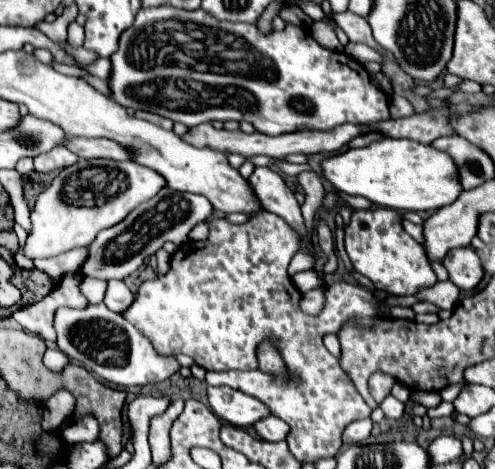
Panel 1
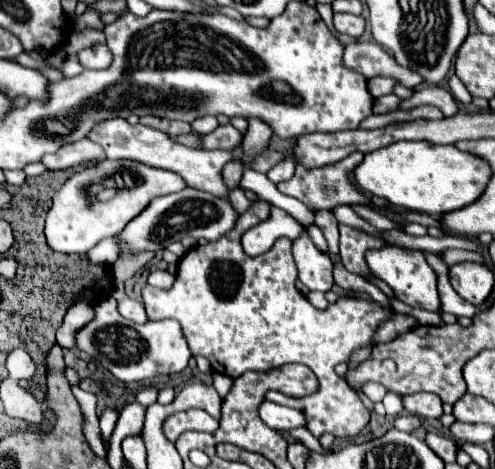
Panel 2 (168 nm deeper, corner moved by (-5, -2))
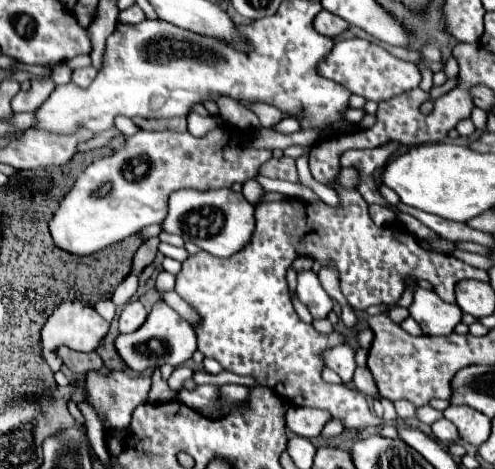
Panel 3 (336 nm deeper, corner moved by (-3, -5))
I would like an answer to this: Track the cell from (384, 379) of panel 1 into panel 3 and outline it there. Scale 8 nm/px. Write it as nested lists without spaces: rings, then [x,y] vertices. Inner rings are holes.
[[[357,367],[355,377],[353,377],[353,383],[355,383],[355,389],[357,389],[359,393],[367,395],[367,397],[379,395],[377,385],[375,385],[375,381],[373,381],[373,377],[371,377],[371,373],[369,373],[367,367]]]

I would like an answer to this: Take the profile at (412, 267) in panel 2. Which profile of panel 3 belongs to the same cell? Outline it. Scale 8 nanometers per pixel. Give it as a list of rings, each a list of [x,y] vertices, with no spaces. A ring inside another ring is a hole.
[[[407,277],[405,287],[413,289],[409,315],[421,325],[425,335],[449,335],[461,321],[463,311],[455,303],[445,303],[435,291],[423,289],[417,279]]]

